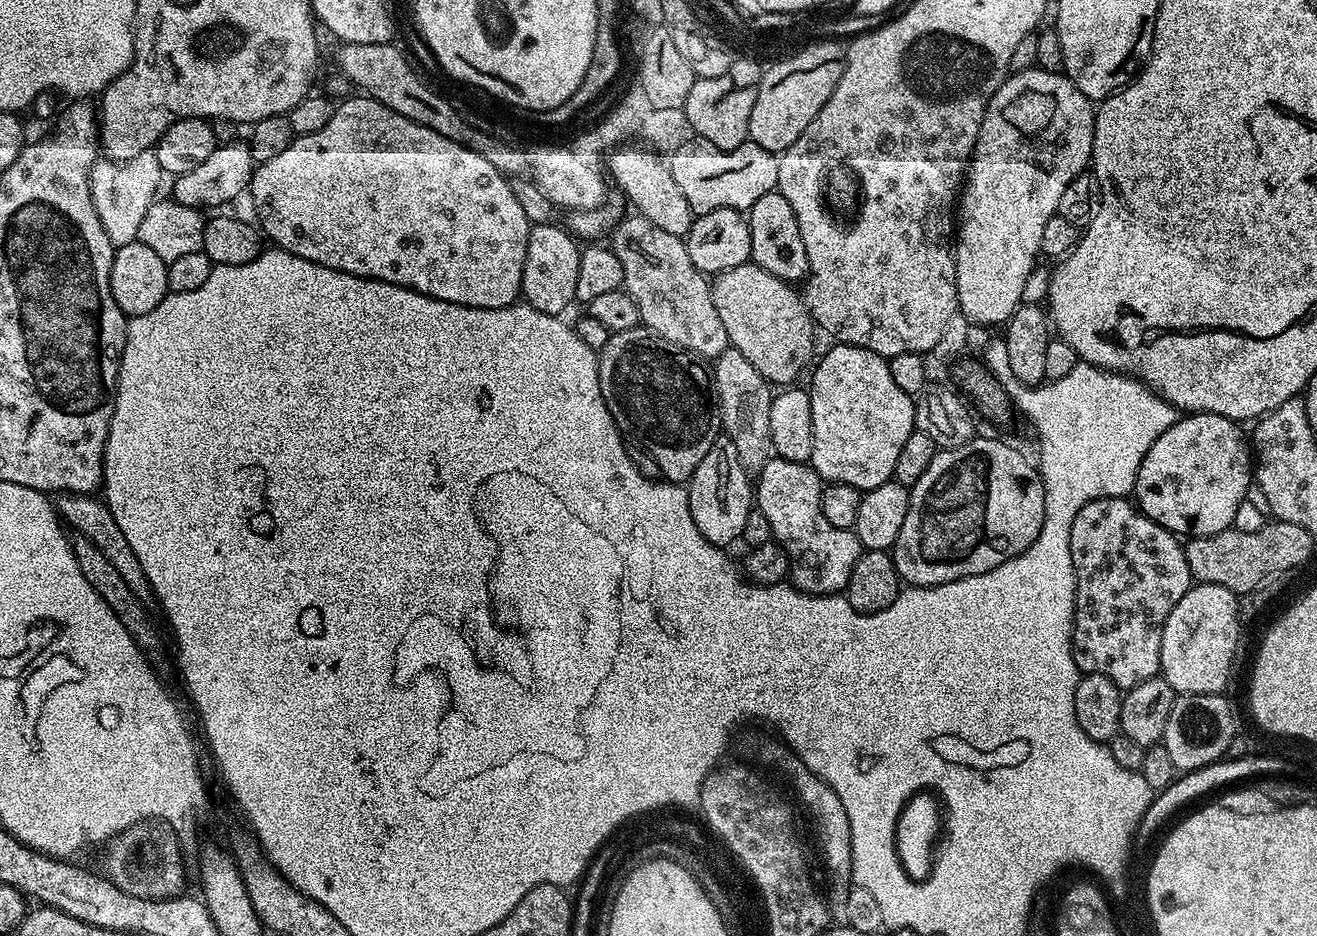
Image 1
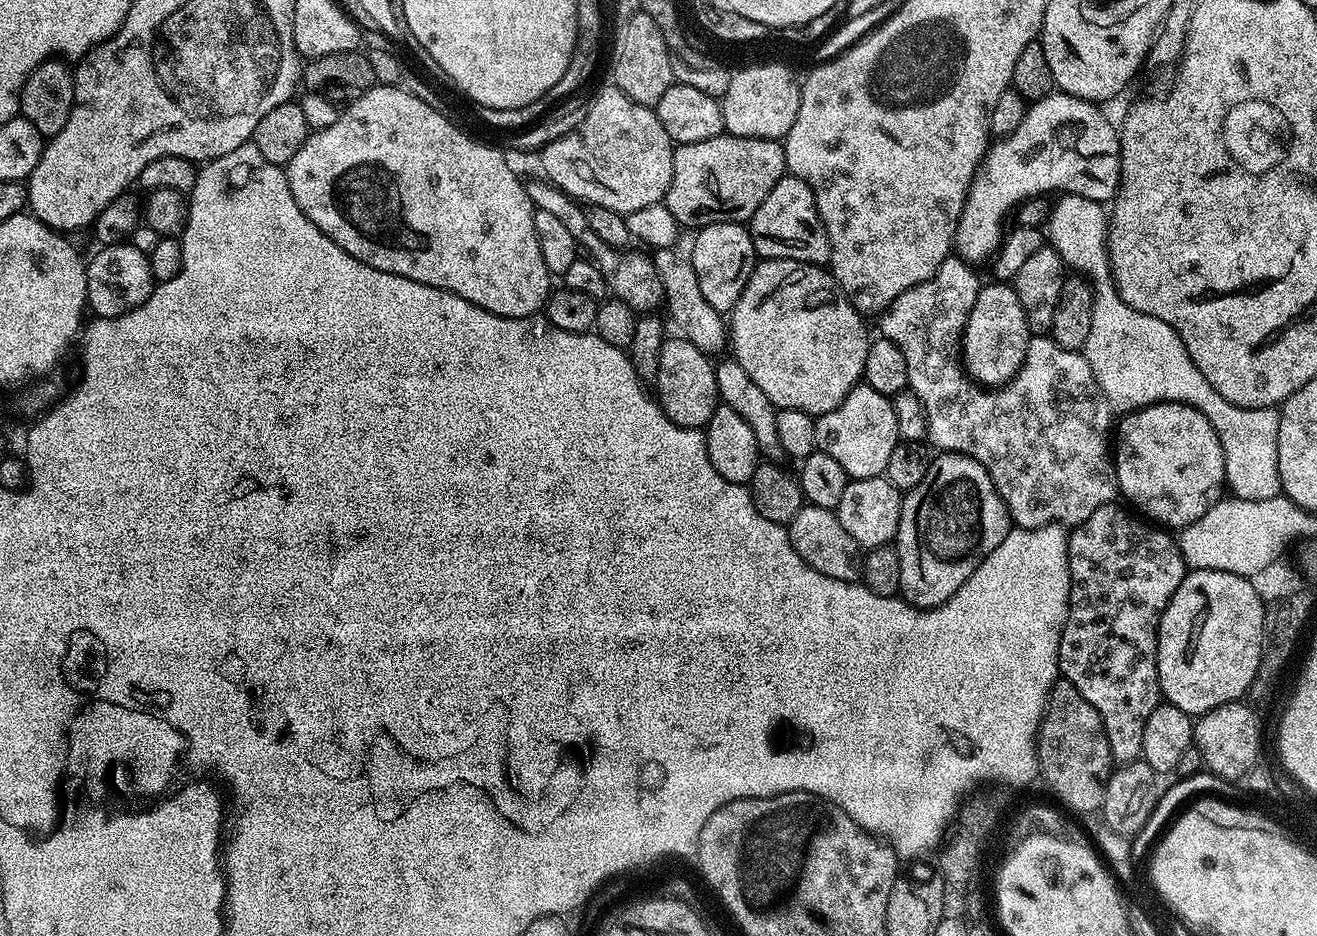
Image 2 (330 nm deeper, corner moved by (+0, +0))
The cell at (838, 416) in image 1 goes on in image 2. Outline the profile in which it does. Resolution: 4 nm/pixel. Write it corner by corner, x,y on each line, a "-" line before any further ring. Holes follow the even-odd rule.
863,382
852,388
834,410
815,417
815,422
817,449
830,454
853,480
883,476
894,446
901,441
891,399

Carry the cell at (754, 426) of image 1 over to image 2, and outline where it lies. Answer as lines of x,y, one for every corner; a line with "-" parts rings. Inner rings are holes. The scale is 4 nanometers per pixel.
658,248
650,256
659,282
661,282
663,297
666,299
666,306
668,304
668,312
672,315
673,322
680,327
679,335
683,339
694,342
694,346
698,346
698,350
714,354
714,351
722,347
723,344
725,347
730,340
730,332
726,327
725,317
721,313
716,312
714,306
710,306
710,302
706,302
706,298
702,298
702,290
699,289
697,274
694,273
691,259
687,255
682,256
679,252
680,250
676,248

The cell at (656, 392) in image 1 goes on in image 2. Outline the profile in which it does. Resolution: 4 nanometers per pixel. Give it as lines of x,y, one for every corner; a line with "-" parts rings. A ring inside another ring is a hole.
683,338
675,339
665,339
662,346
658,374
654,381
654,392
664,413
675,424
683,428
703,429
714,414
718,403
716,370
709,353
698,350
698,346
694,346
694,342

